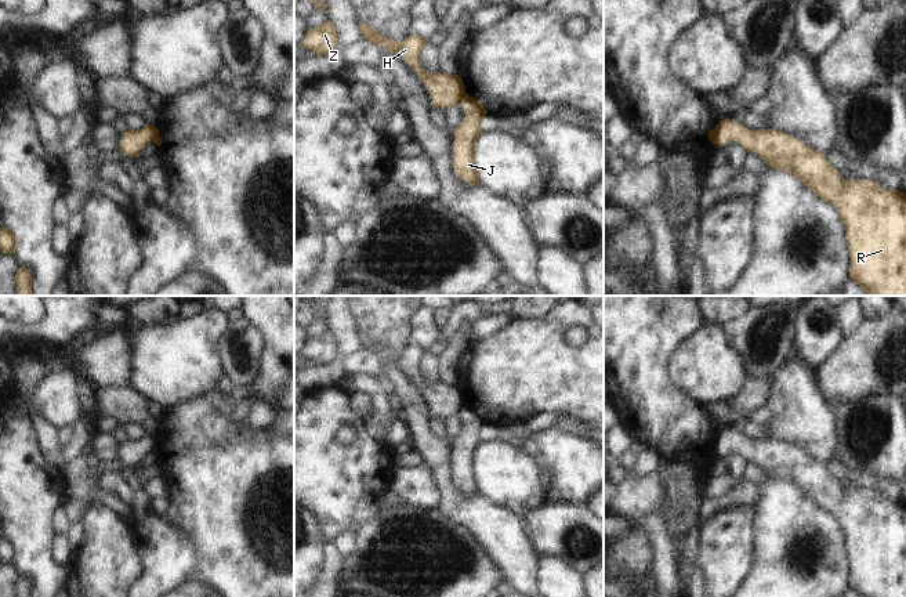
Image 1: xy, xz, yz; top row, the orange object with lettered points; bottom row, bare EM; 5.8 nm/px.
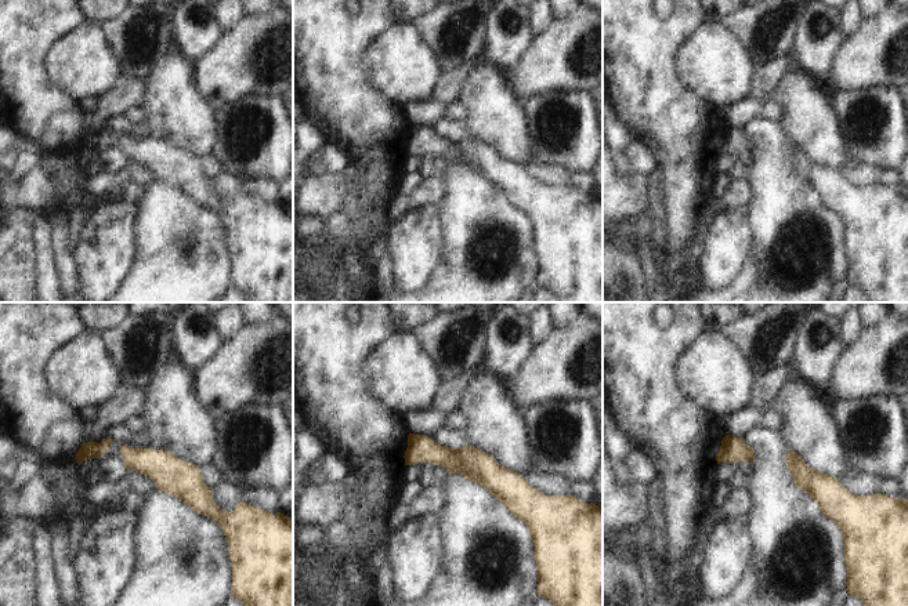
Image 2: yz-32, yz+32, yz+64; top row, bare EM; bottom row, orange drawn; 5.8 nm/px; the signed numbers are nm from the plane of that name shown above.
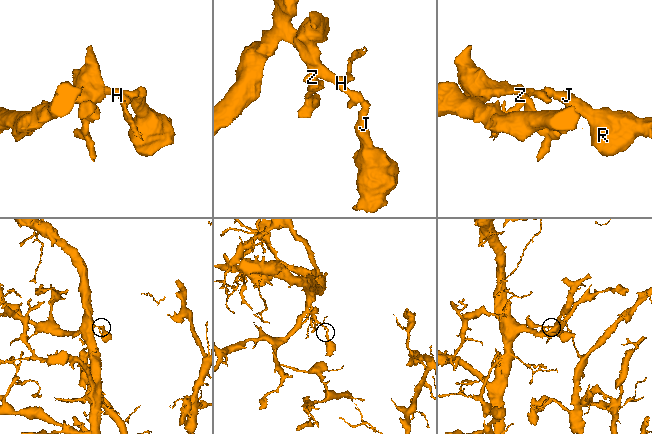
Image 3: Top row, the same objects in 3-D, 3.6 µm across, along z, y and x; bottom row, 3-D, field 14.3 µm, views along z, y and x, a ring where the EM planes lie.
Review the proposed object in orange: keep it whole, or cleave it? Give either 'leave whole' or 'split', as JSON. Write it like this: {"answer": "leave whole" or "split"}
{"answer": "split"}

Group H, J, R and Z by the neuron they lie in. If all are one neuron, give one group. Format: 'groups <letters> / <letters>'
groups H Z / J R

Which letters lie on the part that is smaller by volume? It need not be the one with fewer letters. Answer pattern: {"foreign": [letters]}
{"foreign": ["J", "R"]}

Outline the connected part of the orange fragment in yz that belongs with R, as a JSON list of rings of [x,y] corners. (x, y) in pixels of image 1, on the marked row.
[[[722,119],[715,129],[713,144],[717,146],[738,141],[746,153],[753,152],[767,164],[797,177],[816,196],[837,209],[845,225],[851,256],[849,279],[867,296],[906,296],[906,193],[888,191],[874,180],[844,180],[823,153],[786,133],[773,129],[749,130],[731,119]]]

